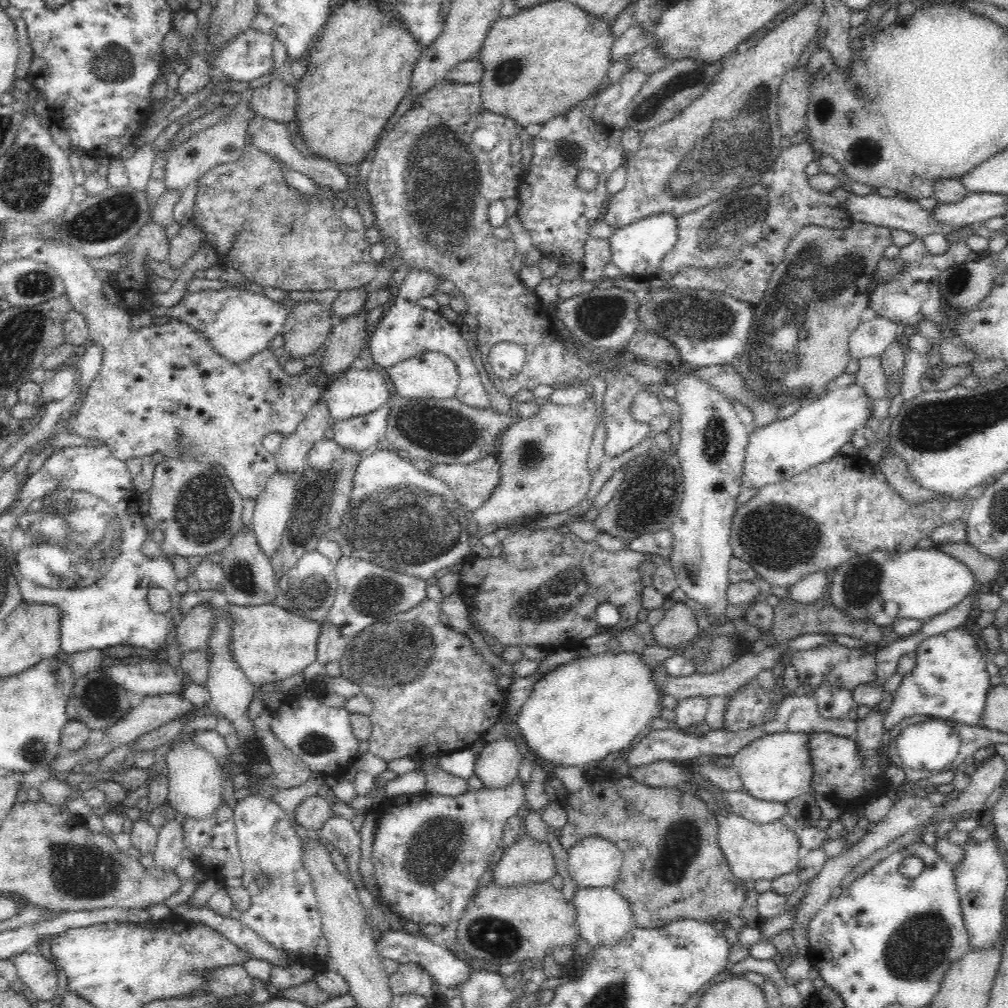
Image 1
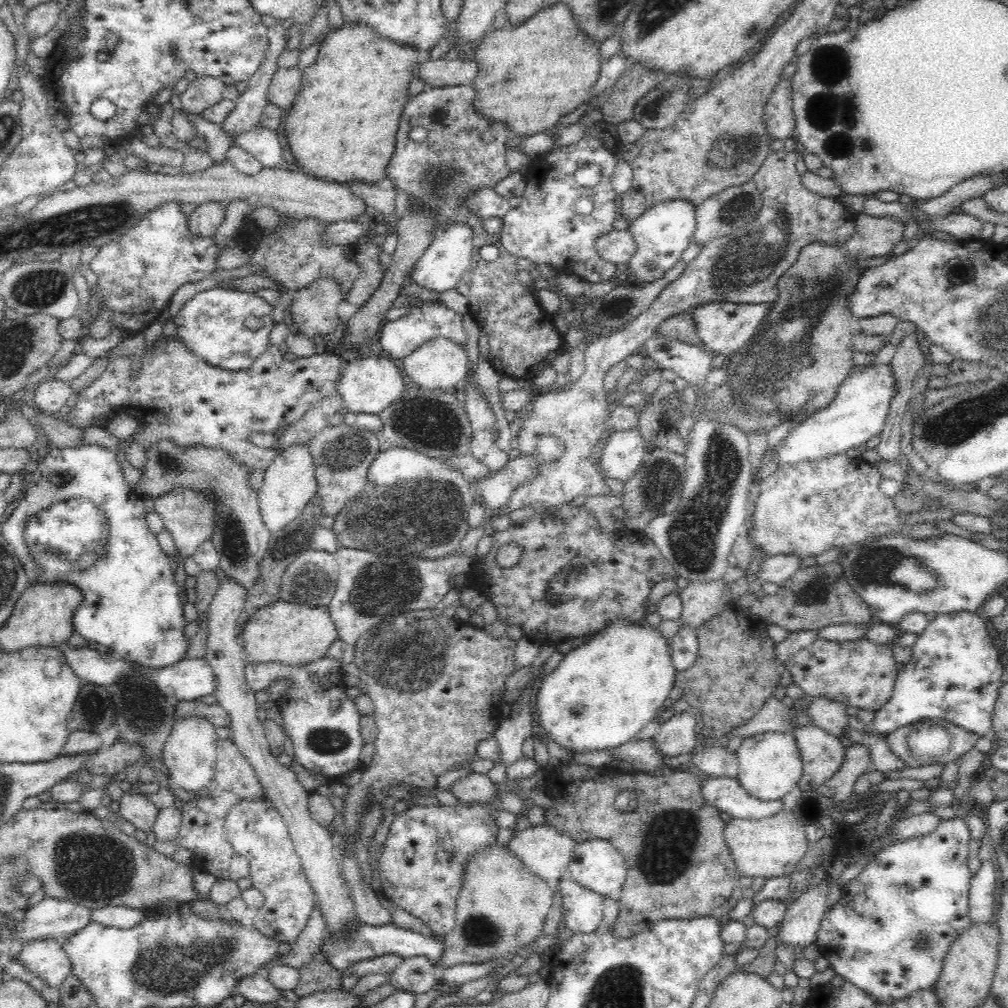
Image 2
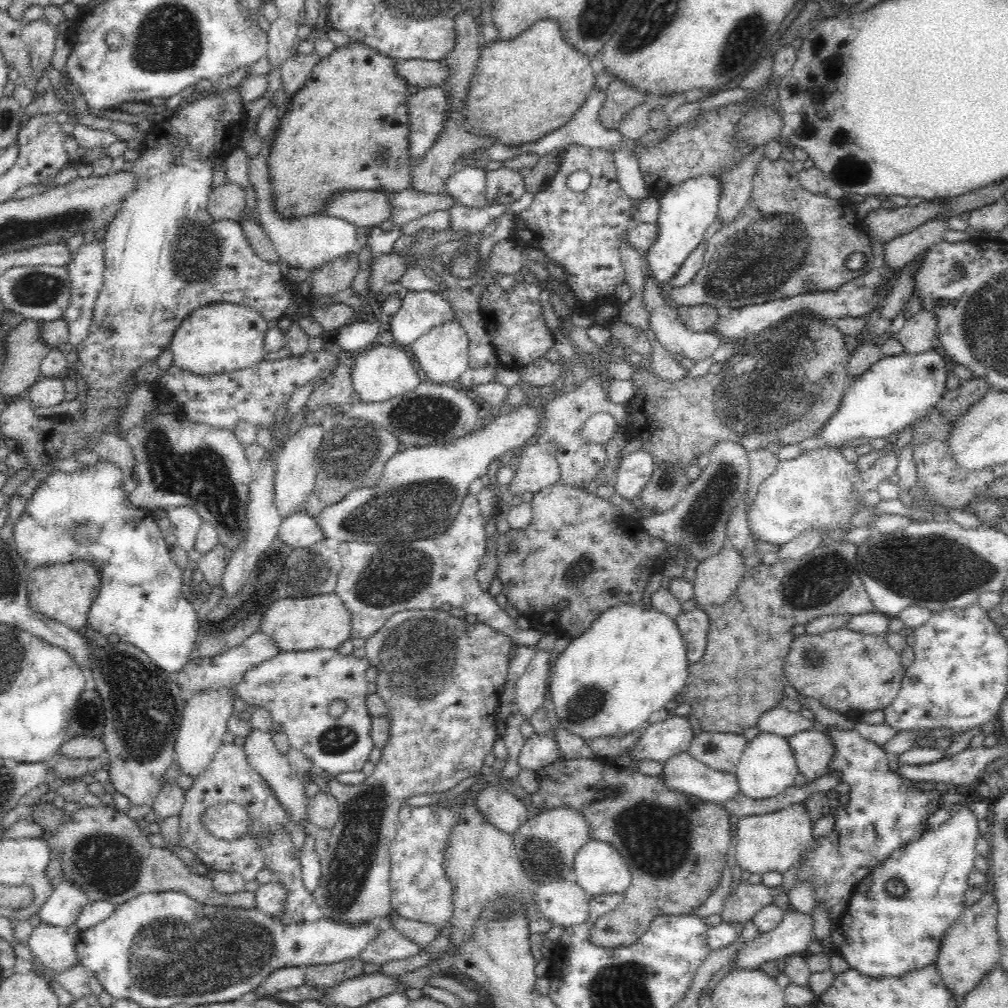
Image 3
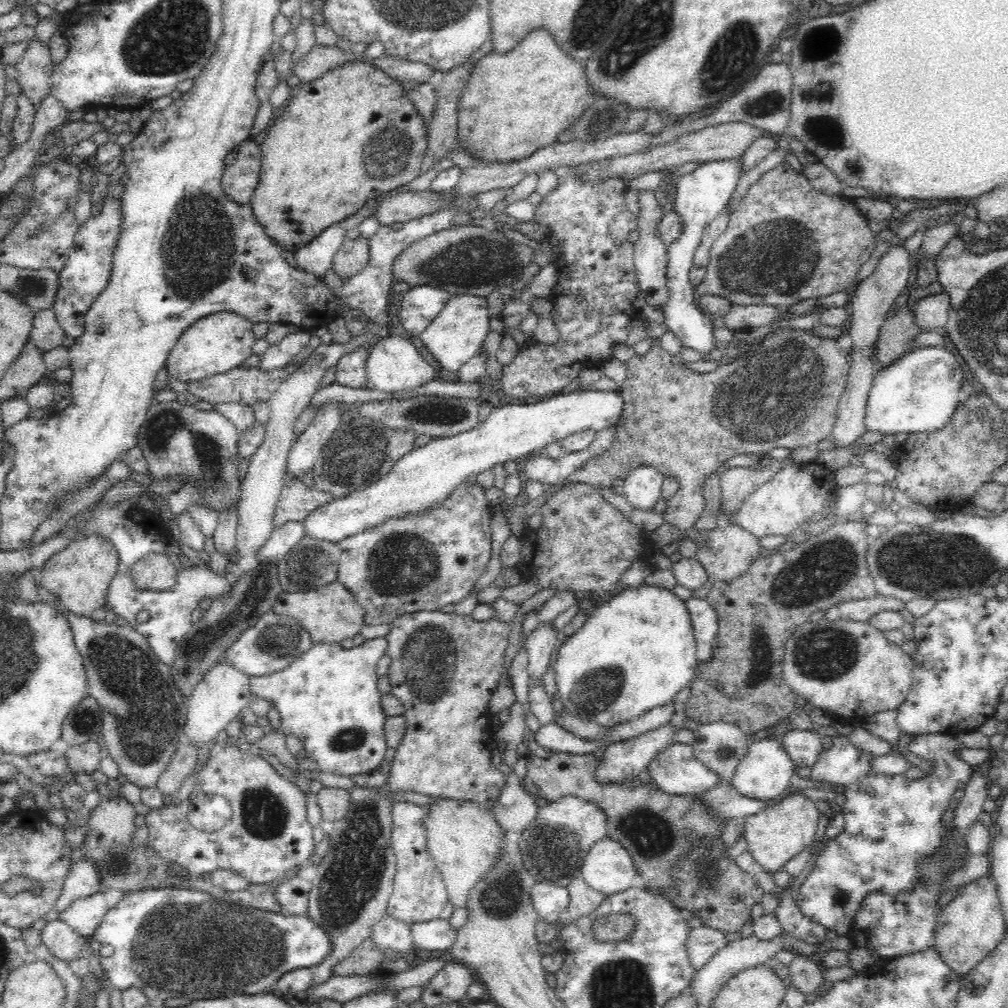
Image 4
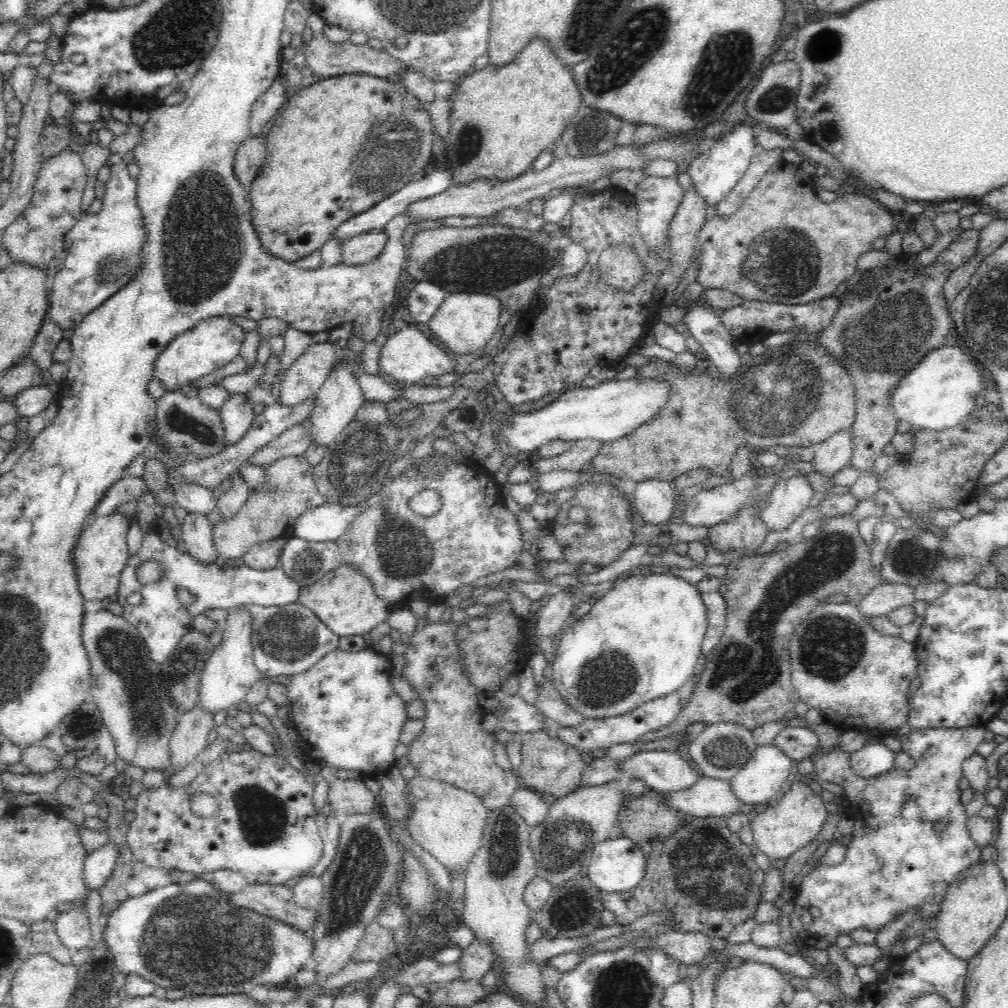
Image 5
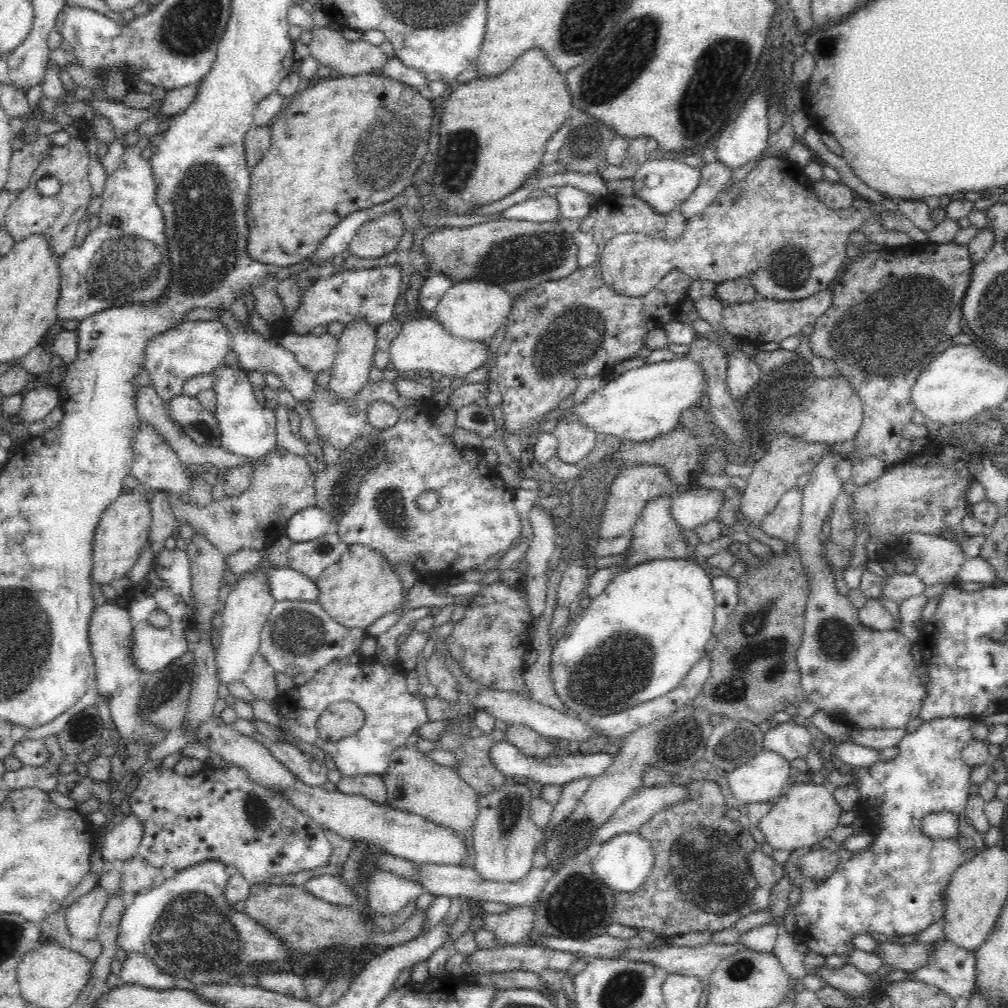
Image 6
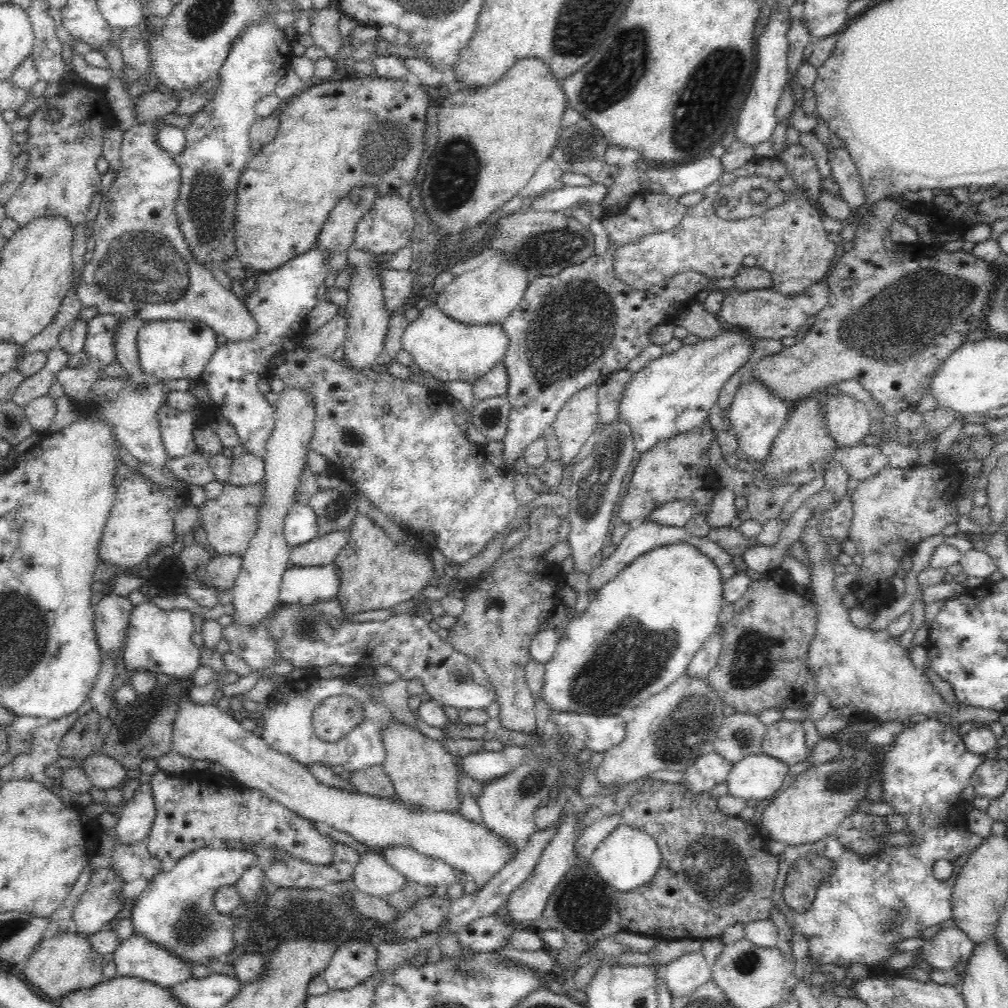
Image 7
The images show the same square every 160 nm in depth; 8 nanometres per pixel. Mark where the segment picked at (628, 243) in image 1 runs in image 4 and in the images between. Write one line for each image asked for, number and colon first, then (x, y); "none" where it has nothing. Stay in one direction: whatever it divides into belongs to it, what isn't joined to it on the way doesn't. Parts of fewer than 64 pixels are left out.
2: (663, 232)
3: (685, 211)
4: (700, 196)

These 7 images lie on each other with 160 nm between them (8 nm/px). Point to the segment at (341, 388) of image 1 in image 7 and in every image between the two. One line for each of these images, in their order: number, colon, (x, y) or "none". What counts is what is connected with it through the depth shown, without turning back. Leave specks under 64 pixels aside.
2: (369, 384)
3: (382, 373)
4: (394, 365)
5: (410, 357)
6: (423, 344)
7: (450, 351)

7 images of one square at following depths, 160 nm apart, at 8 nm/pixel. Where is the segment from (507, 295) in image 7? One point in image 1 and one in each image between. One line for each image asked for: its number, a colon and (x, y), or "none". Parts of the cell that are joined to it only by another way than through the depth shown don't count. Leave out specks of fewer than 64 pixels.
1: (431, 375)
2: (442, 365)
3: (442, 354)
4: (453, 338)
5: (465, 322)
6: (472, 310)

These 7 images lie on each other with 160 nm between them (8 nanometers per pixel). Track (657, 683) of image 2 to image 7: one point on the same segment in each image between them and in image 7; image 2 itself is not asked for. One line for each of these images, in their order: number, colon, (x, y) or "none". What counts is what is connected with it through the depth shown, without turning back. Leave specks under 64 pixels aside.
3: (632, 661)
4: (636, 651)
5: (641, 640)
6: (637, 640)
7: (639, 634)

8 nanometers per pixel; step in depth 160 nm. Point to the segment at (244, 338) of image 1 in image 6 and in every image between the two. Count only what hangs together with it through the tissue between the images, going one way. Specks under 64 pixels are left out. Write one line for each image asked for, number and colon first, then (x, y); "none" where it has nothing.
2: (228, 328)
3: (221, 337)
4: (218, 343)
5: (212, 343)
6: (195, 348)

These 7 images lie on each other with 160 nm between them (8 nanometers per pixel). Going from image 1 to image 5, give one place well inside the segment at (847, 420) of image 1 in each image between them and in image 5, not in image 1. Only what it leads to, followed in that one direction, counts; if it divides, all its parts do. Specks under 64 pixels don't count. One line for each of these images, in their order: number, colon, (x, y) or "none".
2: (858, 412)
3: (896, 392)
4: (919, 392)
5: (939, 393)

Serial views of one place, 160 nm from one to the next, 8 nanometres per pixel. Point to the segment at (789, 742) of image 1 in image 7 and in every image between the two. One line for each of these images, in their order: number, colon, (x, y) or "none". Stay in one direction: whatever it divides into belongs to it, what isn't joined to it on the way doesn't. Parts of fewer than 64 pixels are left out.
2: (770, 765)
3: (767, 767)
4: (764, 773)
5: (762, 779)
6: (763, 778)
7: (758, 777)

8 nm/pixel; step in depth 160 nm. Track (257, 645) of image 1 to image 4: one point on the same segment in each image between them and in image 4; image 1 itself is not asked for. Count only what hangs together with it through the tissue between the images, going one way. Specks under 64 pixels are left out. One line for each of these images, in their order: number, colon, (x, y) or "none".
2: (293, 634)
3: (321, 621)
4: (329, 613)

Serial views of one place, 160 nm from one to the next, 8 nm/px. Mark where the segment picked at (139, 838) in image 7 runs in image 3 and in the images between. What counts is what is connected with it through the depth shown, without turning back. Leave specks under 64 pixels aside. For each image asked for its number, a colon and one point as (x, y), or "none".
3: (62, 908)
4: (82, 881)
5: (98, 866)
6: (121, 843)

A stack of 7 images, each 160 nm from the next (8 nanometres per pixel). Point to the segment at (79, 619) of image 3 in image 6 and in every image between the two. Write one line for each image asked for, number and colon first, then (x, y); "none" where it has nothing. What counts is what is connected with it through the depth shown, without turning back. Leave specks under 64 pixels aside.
4: (78, 576)
5: (99, 555)
6: (124, 526)

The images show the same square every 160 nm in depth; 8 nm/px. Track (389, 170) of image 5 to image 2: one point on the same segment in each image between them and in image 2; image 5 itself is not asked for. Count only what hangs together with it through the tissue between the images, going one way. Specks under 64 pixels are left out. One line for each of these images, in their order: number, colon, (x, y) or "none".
2: (342, 126)
3: (347, 128)
4: (351, 134)

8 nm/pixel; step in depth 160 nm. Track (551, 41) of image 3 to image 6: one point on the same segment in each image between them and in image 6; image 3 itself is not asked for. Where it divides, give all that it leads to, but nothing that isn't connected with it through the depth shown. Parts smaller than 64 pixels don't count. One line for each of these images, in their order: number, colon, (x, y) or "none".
4: (514, 103)
5: (501, 119)
6: (494, 129)

